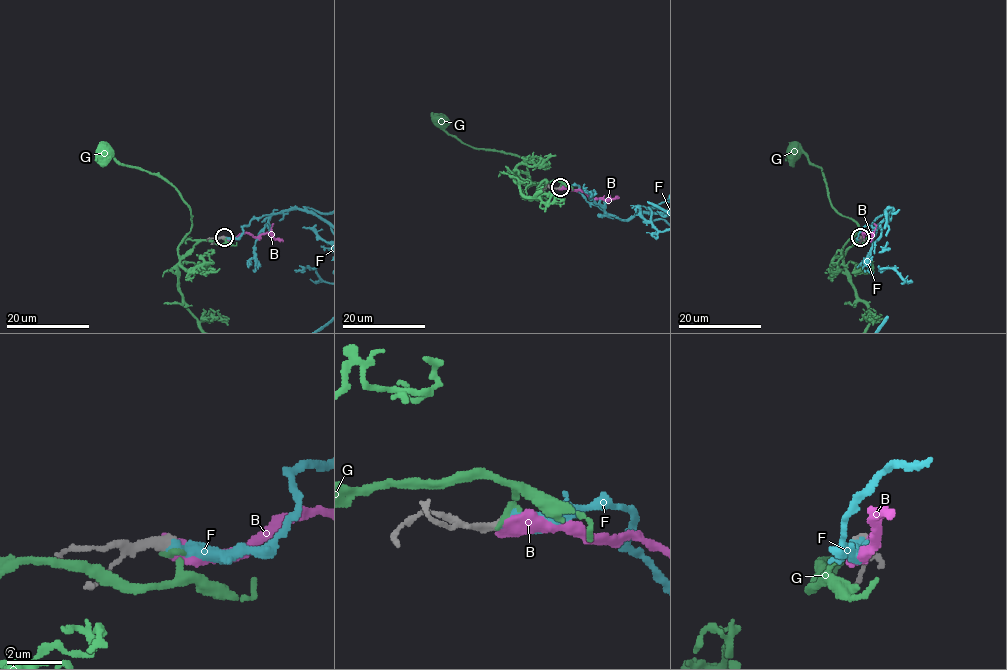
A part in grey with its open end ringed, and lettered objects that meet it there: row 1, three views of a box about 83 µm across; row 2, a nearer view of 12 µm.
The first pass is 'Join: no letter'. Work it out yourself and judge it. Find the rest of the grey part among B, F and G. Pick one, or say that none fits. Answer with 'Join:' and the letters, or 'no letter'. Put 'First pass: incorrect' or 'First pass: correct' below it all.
Join: F
First pass: incorrect

